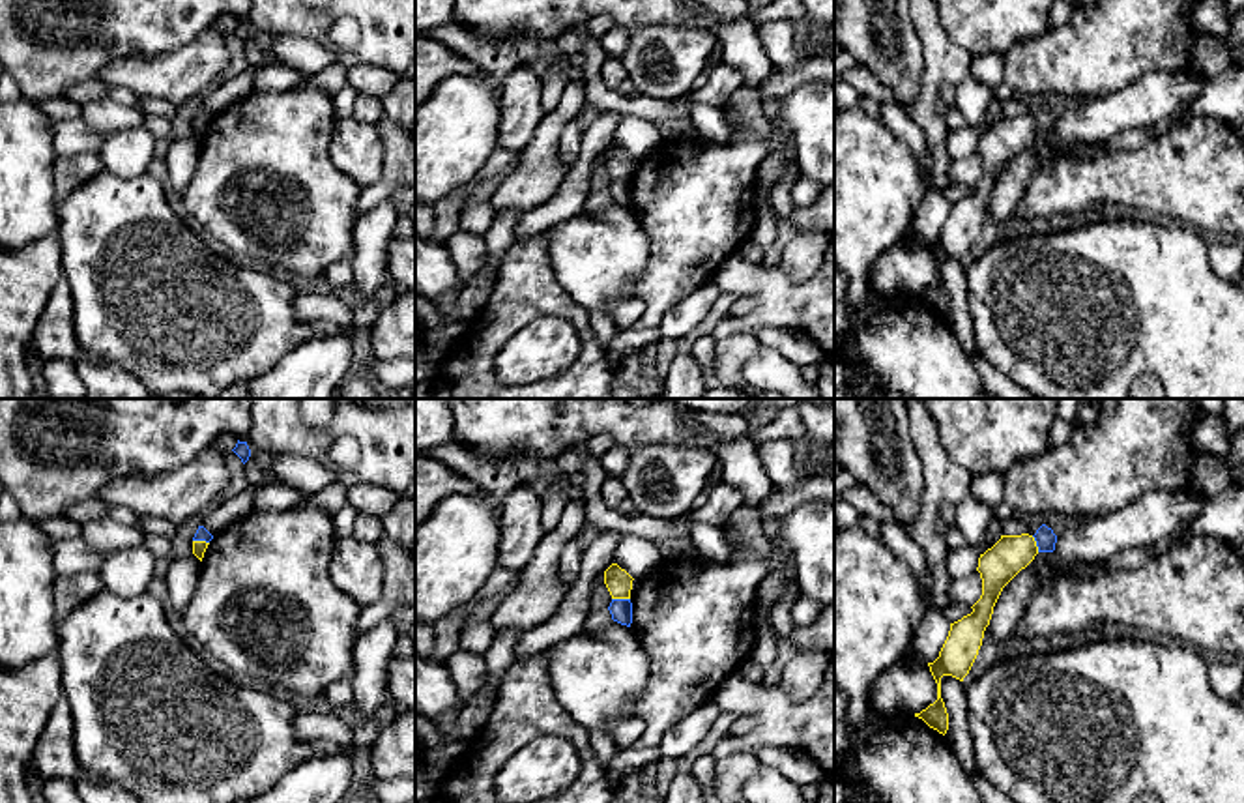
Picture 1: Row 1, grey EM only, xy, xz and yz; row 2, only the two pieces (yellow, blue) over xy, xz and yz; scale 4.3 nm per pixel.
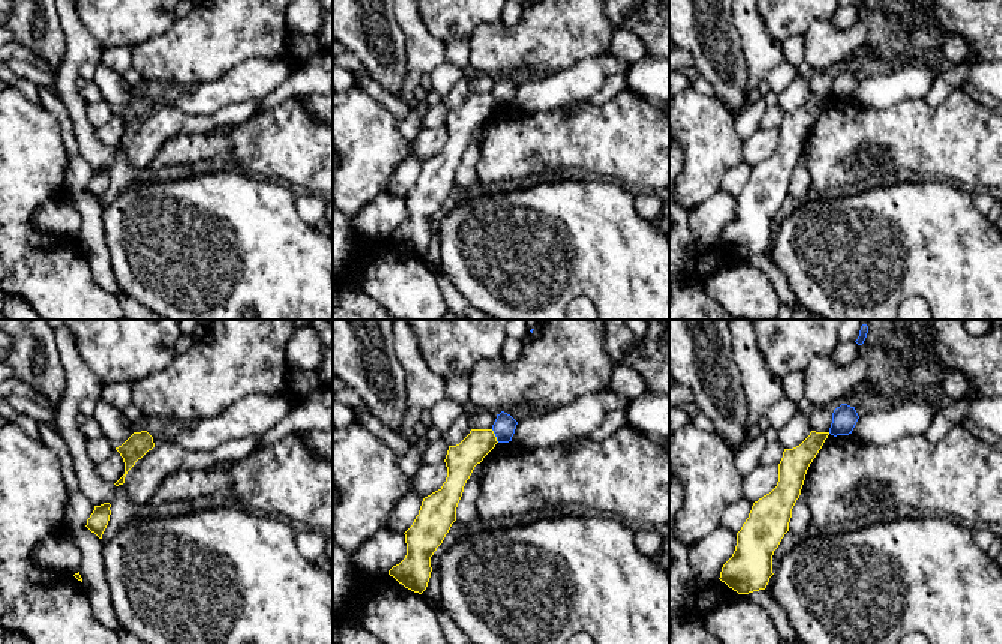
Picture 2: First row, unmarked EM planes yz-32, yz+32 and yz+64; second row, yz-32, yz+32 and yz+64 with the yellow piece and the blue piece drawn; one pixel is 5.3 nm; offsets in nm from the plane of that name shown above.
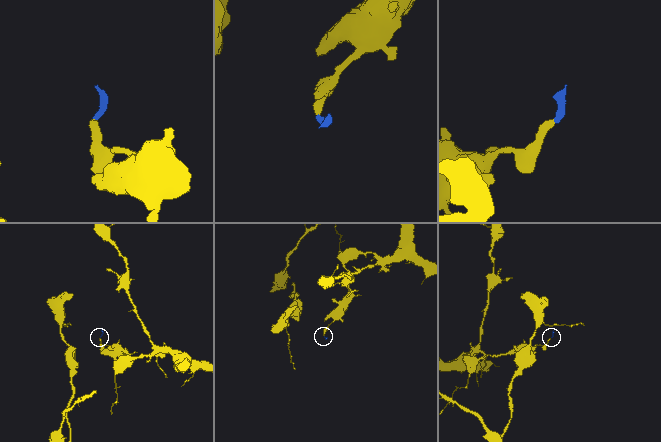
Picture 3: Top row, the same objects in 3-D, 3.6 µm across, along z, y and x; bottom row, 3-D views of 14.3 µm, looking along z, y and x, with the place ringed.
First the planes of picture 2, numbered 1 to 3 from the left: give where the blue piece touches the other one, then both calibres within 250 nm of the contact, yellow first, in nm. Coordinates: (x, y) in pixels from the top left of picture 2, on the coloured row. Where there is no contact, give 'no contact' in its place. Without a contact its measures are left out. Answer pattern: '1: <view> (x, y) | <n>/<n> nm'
1: no contact
2: yz+32 (494, 436) | 160/120 nm
3: no contact

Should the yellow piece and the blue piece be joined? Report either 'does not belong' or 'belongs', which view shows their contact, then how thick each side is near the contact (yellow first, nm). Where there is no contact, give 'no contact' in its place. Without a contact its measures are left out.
belongs | xz | 110/100 nm

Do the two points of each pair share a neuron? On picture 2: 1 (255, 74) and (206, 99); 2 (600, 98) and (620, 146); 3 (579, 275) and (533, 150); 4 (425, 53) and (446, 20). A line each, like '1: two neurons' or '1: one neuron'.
1: one neuron
2: two neurons
3: two neurons
4: two neurons

